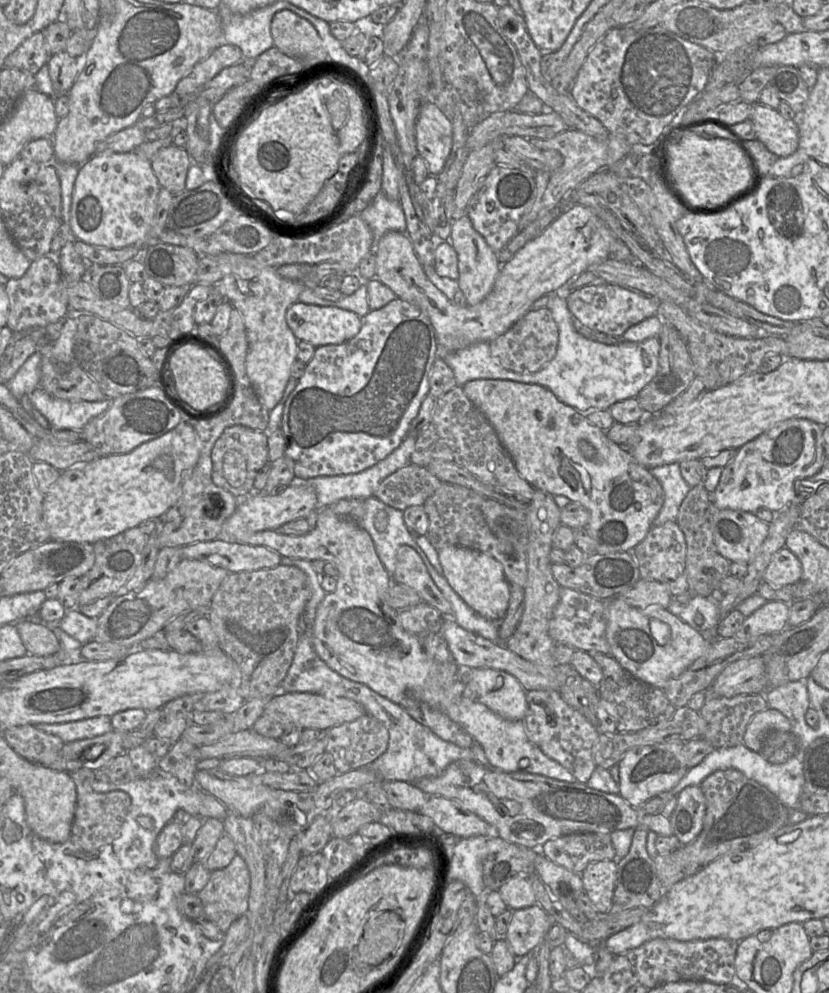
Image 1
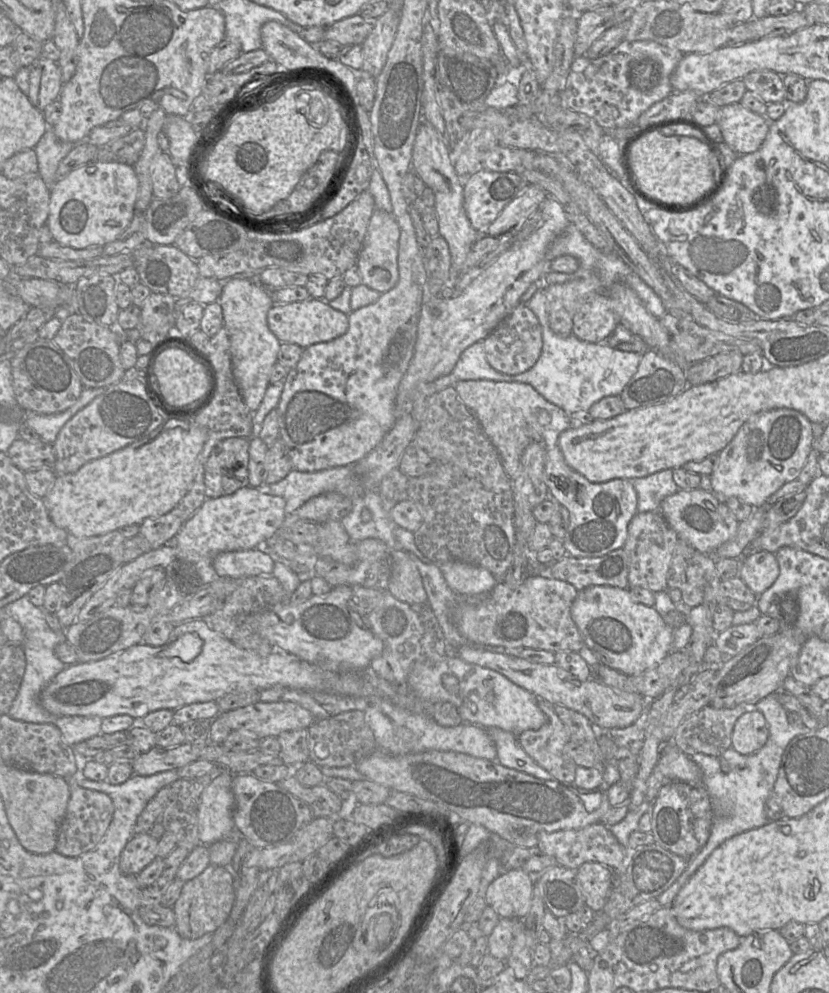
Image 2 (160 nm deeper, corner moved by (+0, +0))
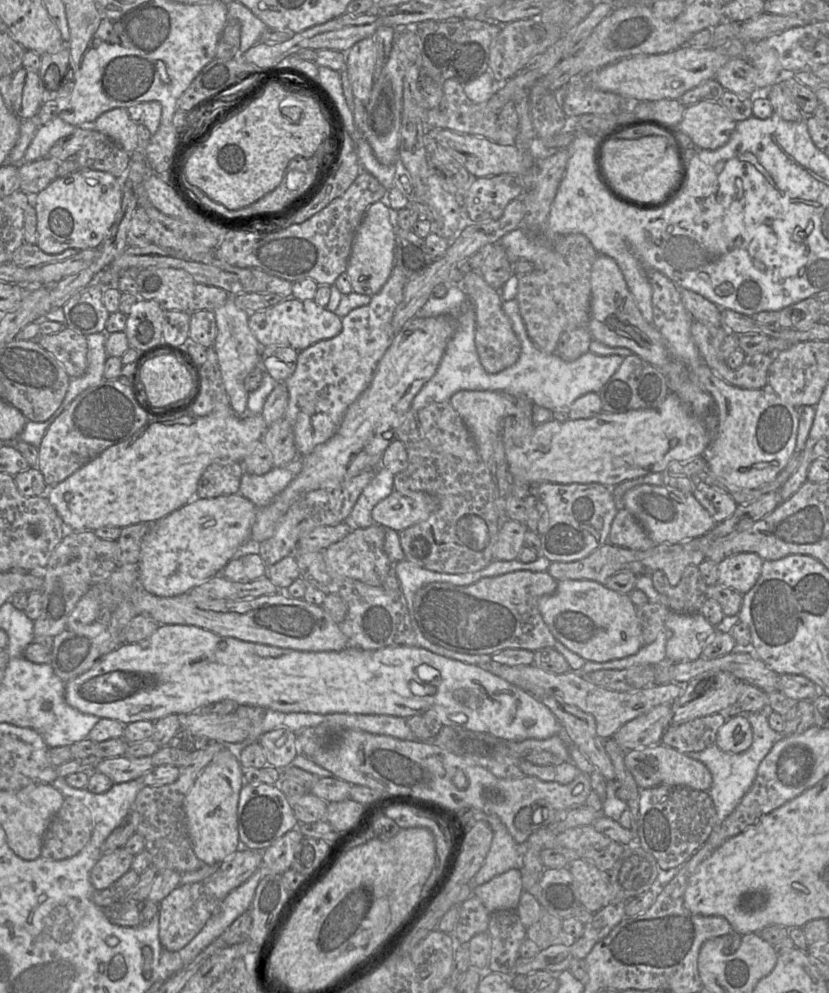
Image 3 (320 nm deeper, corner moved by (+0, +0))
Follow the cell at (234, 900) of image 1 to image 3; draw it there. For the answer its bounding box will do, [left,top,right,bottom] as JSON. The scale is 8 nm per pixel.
[159,882,219,951]

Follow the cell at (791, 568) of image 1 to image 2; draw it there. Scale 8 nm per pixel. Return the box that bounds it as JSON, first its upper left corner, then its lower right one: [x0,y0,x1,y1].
[736,551,780,595]

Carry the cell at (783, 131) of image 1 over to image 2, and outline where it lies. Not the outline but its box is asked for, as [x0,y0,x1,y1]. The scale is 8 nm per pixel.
[717,103,770,155]

